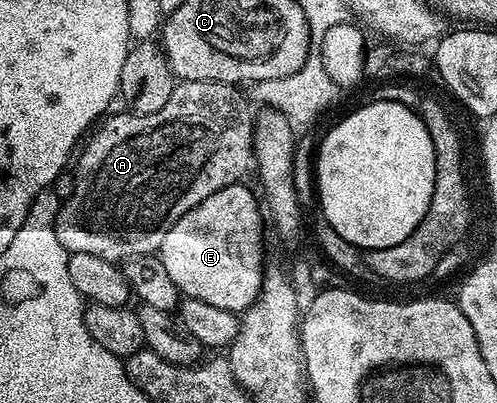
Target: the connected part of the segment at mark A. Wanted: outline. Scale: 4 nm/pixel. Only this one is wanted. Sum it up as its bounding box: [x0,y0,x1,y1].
[54,81,252,264]

